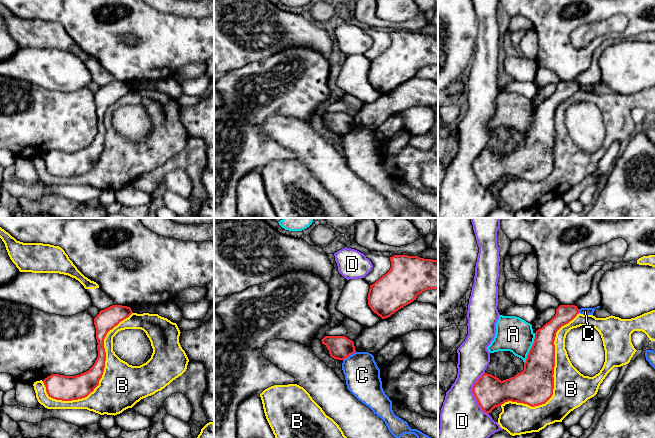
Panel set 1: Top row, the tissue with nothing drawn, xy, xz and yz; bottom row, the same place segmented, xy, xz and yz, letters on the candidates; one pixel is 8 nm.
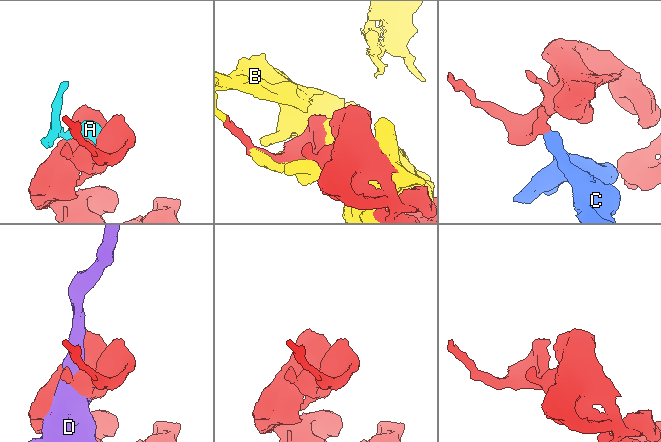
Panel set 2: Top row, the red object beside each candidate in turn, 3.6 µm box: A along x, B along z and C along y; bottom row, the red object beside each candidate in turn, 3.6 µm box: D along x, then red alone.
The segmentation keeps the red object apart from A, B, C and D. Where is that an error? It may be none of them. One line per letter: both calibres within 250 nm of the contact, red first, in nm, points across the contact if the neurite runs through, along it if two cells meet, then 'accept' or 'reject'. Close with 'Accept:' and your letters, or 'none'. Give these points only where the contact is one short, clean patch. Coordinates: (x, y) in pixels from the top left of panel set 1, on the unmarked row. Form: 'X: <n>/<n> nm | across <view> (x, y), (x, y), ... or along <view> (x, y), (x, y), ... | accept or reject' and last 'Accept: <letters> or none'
A: 260/280 nm | reject
B: 190/360 nm | reject
C: 190/280 nm | along xz (355, 127), (343, 136) | reject
D: 260/360 nm | reject
Accept: none

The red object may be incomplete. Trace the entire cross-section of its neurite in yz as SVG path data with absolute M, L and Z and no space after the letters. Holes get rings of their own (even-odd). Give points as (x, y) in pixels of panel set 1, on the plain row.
M560 81L555 92L535 109L534 119L524 139L524 146L514 153L501 157L499 154L484 149L474 160L472 168L482 186L489 190L495 183L512 177L531 183L545 180L553 171L555 143L555 113L557 107L579 90L575 81Z

